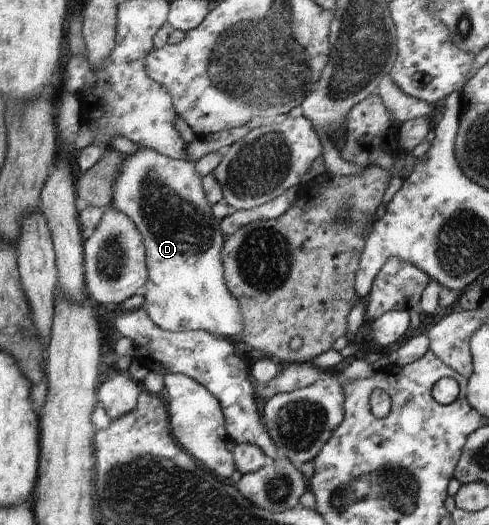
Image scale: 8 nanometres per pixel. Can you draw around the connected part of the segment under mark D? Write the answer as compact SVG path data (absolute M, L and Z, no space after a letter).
M139 146L133 155L123 156L119 173L113 183L113 205L125 213L143 237L147 255L148 282L145 285L143 309L149 319L160 329L169 332L204 330L211 335L227 338L243 333L243 313L239 301L231 295L224 281L221 251L227 237L214 217L212 206L207 203L201 181L195 173L195 163L173 160L147 147Z

